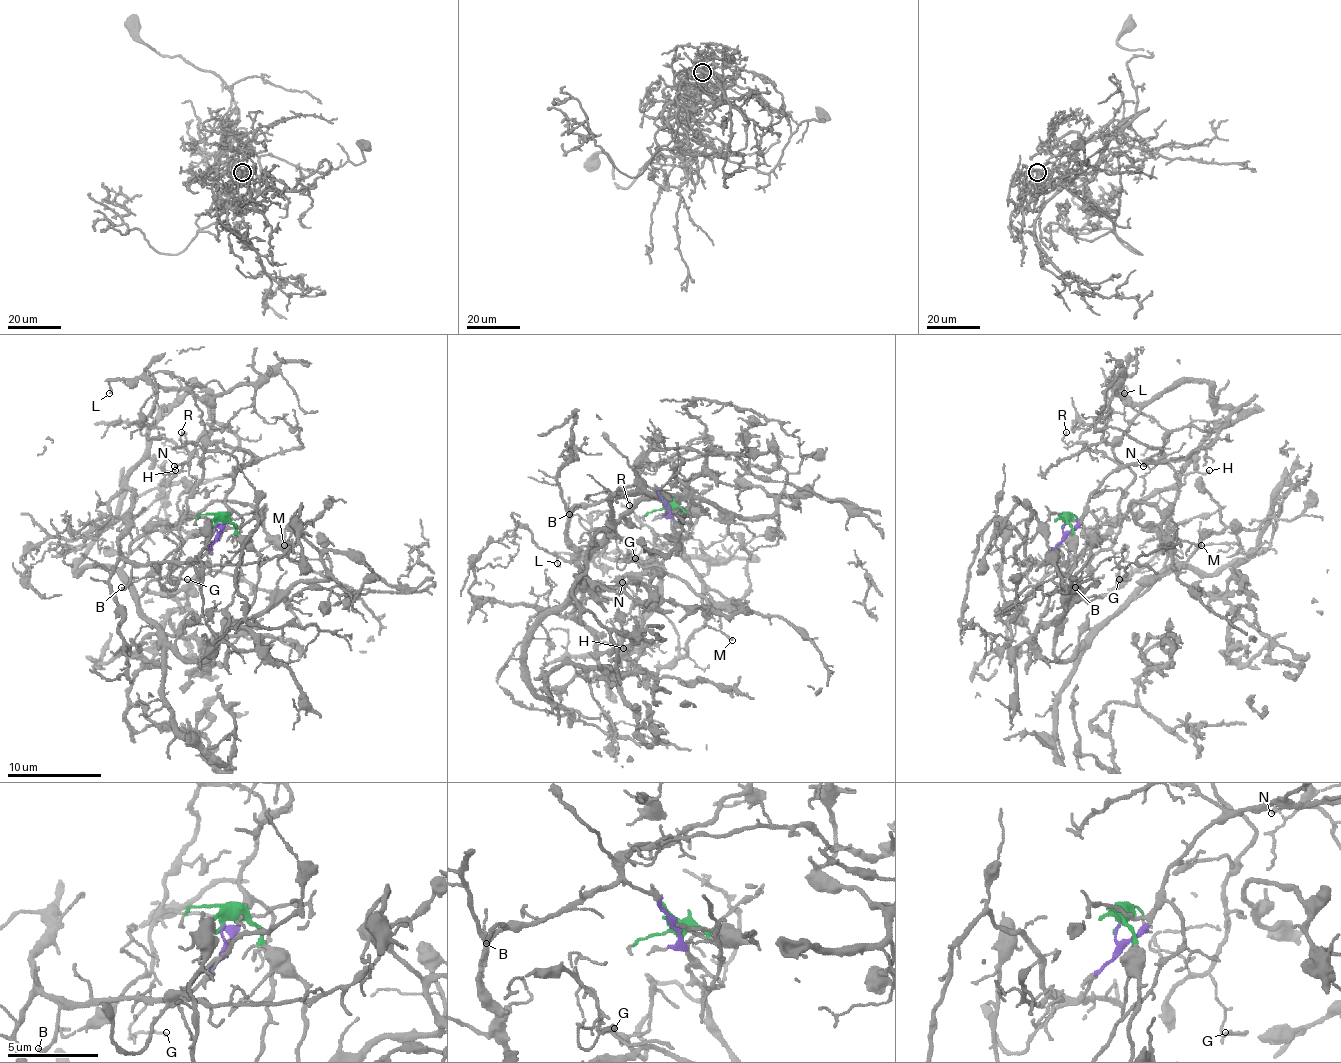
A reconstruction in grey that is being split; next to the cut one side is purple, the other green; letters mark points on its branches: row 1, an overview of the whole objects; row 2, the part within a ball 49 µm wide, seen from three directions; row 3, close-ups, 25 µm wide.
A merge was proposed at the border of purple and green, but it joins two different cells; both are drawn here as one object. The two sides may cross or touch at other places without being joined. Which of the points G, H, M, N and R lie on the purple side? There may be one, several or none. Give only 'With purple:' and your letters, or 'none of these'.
With purple: H, N, R

